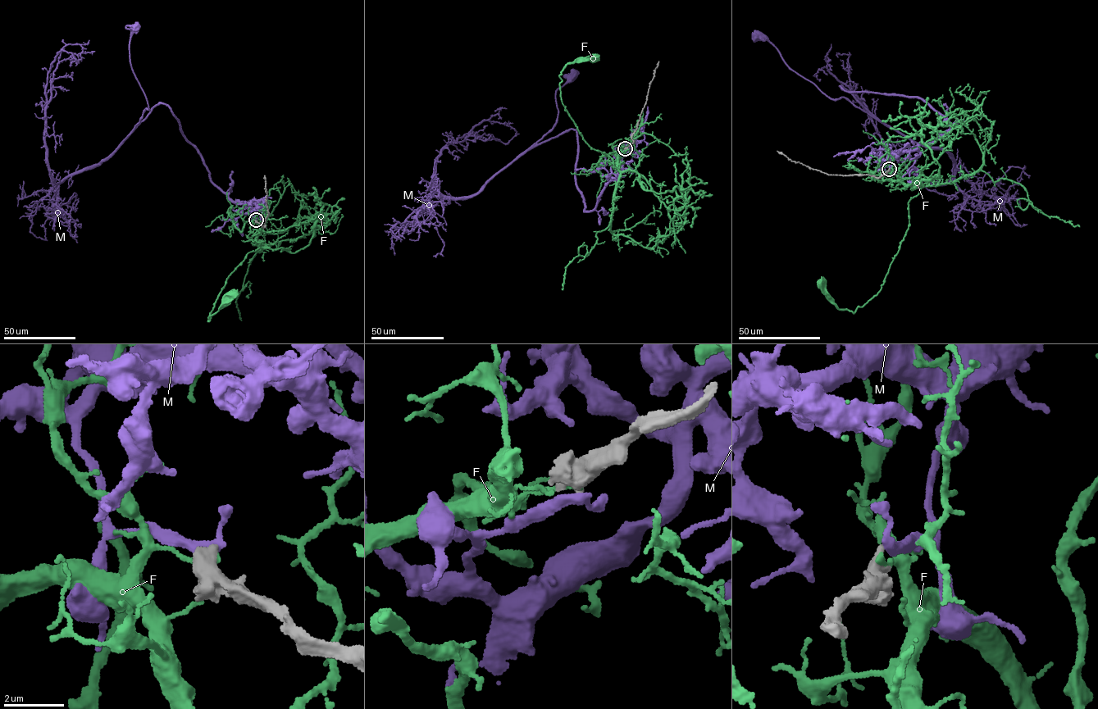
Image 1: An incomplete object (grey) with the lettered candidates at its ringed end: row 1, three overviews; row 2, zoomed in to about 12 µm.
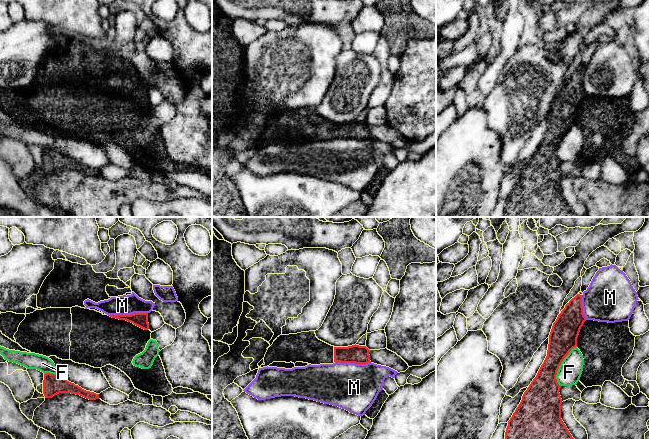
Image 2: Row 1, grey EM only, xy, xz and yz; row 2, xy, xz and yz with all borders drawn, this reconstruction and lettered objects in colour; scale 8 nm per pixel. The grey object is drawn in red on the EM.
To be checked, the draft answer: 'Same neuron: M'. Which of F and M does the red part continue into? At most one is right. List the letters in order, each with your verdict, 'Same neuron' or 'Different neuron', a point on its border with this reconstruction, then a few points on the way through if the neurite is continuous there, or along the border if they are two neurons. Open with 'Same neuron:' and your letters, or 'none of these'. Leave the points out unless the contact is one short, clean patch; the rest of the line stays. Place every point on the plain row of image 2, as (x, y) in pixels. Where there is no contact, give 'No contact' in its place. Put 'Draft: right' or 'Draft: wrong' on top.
Draft: wrong
Same neuron: none of these
F: Different neuron. Touches red at yz (559, 141)
M: Different neuron. Touches red at xy (128, 91). Boundary: xy (147, 88), (109, 91)

